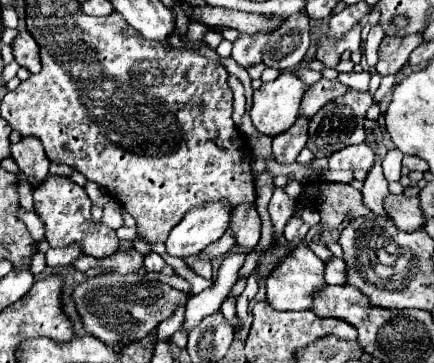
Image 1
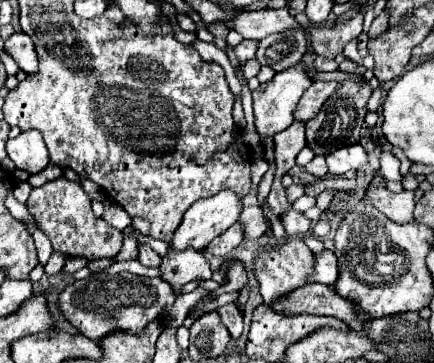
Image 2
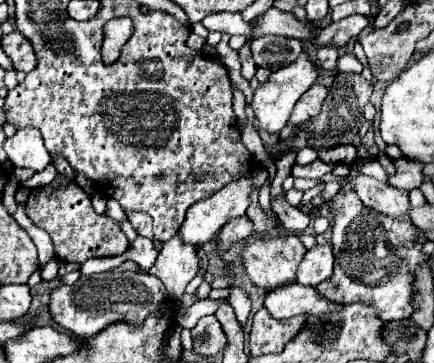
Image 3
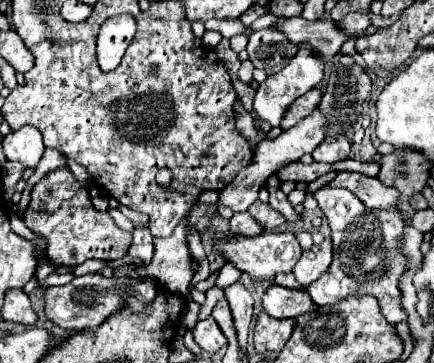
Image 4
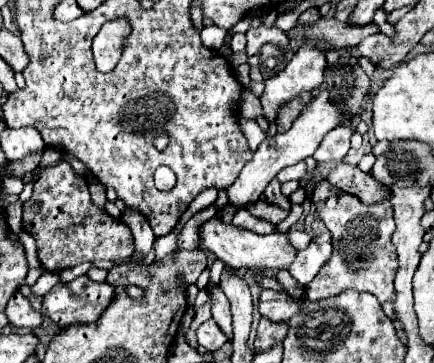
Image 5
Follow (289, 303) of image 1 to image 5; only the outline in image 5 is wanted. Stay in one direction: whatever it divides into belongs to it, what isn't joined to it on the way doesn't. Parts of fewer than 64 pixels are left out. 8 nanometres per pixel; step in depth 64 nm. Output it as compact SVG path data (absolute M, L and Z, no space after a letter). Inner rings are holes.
M210 220L200 226L200 236L204 246L216 254L224 264L232 268L248 268L252 272L274 272L274 270L288 270L292 260L296 258L296 248L288 242L288 234L272 232L266 236L246 232L242 228L232 228L232 224L224 224L222 220Z

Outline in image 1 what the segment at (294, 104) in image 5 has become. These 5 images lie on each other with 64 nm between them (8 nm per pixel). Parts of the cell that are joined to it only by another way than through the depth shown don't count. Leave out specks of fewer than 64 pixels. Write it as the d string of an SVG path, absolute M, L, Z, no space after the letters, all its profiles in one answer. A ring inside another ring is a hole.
M320 78L314 86L310 86L302 98L300 104L300 114L306 118L312 118L322 106L326 106L328 102L344 96L348 92L348 86L344 86L338 80L326 80Z

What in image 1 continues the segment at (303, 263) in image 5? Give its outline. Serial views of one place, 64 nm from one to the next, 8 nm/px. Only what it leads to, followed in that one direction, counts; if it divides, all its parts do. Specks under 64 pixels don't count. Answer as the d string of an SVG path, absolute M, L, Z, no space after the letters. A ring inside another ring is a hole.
M334 258L332 262L326 264L324 280L328 284L340 284L340 286L346 284L346 264L344 264L342 258Z

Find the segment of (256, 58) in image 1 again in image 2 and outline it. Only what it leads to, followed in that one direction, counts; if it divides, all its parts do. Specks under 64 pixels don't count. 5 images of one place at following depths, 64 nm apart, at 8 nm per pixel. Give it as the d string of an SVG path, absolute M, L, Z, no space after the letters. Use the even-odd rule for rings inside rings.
M242 40L236 48L234 48L234 54L236 58L240 60L240 64L246 64L248 60L254 60L256 58L256 40Z

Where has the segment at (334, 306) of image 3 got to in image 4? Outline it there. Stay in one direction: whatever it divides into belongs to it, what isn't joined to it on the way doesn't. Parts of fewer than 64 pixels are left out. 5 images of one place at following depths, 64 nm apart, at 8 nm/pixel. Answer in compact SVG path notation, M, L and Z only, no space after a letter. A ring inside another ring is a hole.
M272 284L264 298L262 298L264 312L270 314L272 318L296 318L302 316L304 312L312 312L312 308L318 308L310 294L300 288L300 290L290 290L278 284Z

